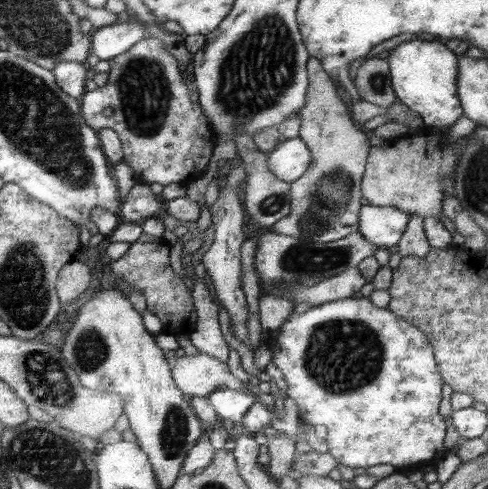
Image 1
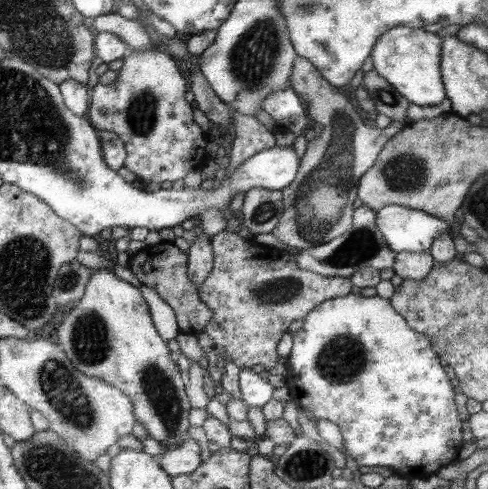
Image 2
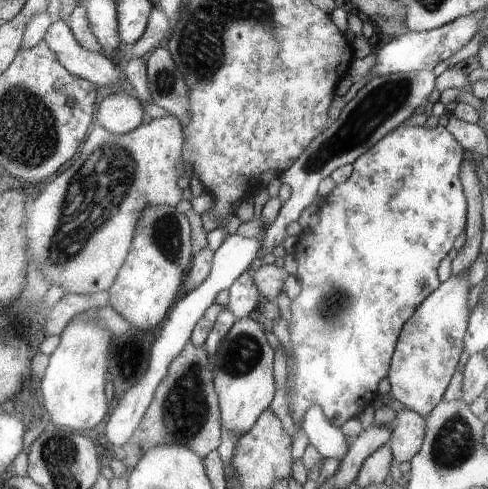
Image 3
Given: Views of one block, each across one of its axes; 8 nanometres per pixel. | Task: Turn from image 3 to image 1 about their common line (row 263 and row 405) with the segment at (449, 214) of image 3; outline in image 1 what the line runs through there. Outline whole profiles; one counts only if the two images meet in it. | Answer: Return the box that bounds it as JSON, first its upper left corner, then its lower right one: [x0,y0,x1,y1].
[267,298,447,470]

